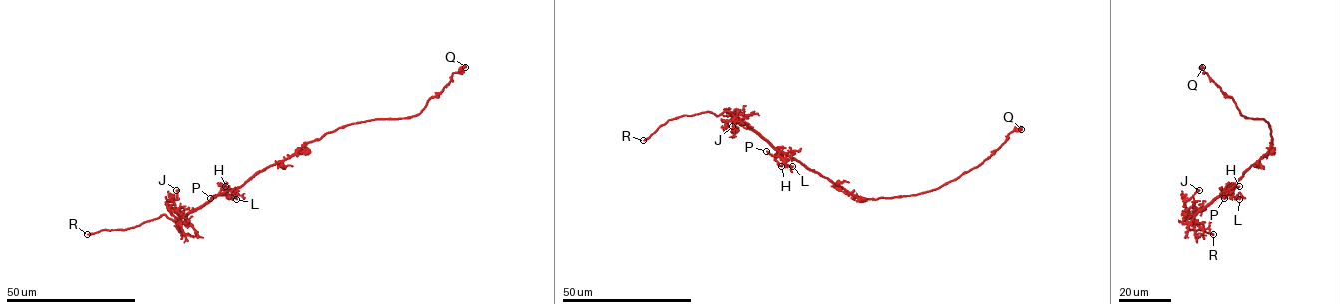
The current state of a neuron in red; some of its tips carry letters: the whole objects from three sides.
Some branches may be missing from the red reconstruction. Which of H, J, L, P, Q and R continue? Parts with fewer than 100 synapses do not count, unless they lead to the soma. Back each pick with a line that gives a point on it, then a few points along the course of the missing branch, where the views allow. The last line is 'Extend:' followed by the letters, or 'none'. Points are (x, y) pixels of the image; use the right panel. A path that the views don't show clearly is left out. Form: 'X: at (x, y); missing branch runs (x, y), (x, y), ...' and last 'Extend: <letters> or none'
R: at (1213, 234); missing branch runs (1213, 234), (1232, 238), (1233, 241)
Extend: R

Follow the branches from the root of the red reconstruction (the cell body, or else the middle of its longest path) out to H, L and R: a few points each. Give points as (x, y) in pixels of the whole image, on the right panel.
H: (1258, 161), (1230, 188), (1222, 192), (1228, 185), (1239, 186)
L: (1258, 161), (1225, 192), (1233, 196), (1239, 192), (1239, 199)
R: (1258, 161), (1230, 188), (1195, 215), (1185, 220), (1184, 218), (1188, 215), (1185, 221), (1189, 229), (1213, 234)

